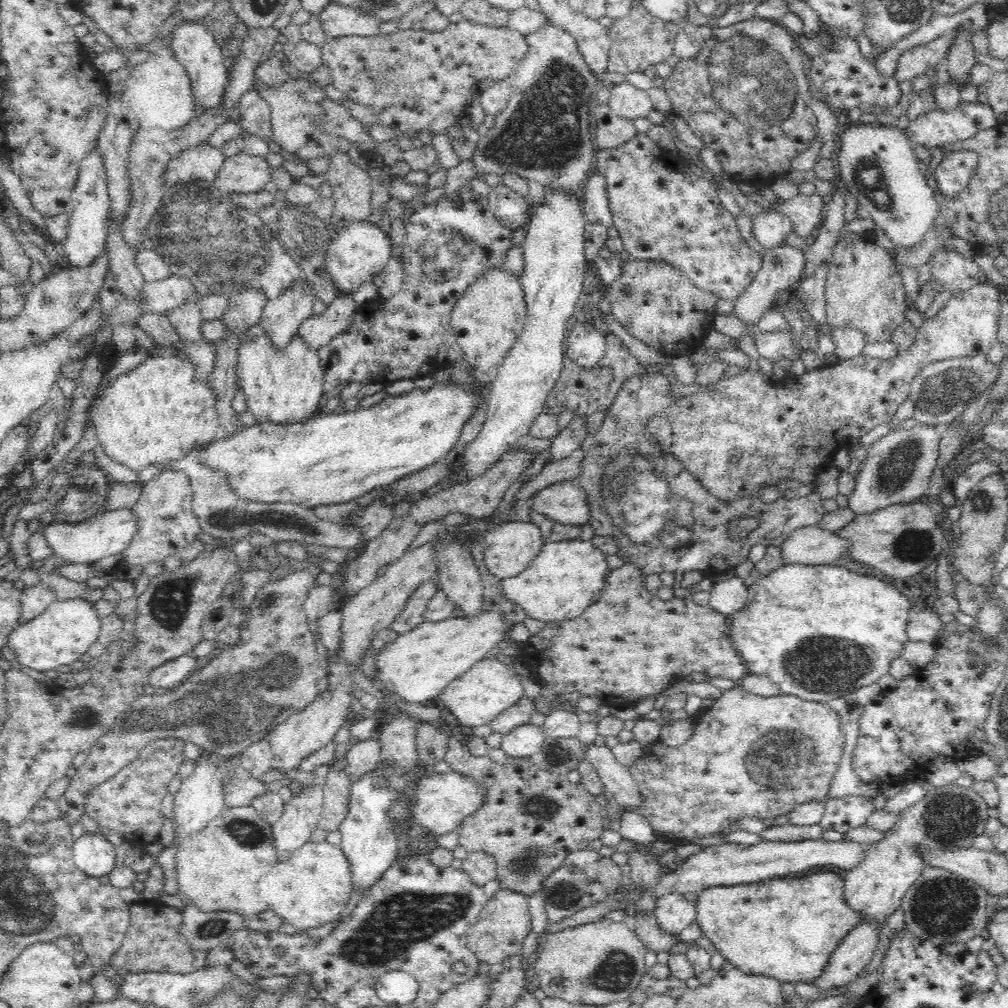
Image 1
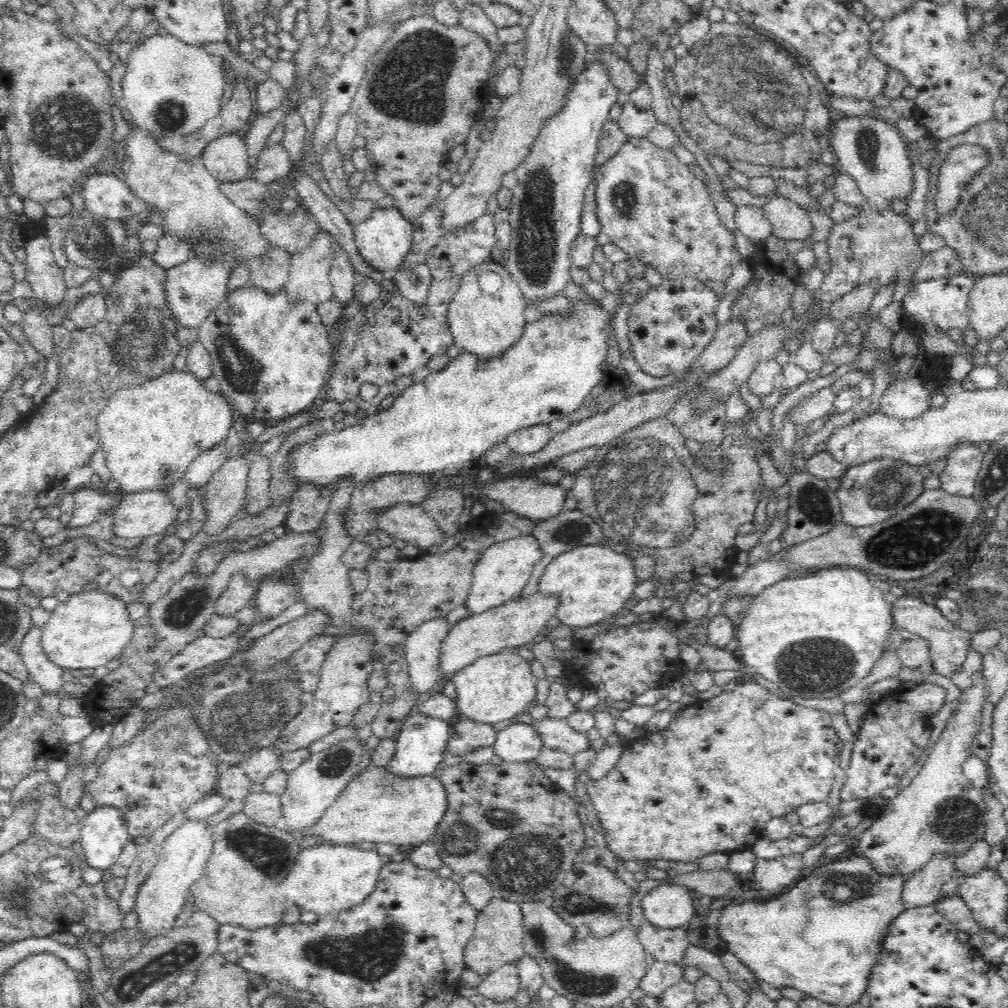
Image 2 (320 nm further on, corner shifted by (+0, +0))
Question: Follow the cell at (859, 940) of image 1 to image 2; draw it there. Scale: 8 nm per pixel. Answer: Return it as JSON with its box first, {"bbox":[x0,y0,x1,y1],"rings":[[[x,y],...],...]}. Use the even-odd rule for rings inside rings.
{"bbox":[900,858,955,910],"rings":[[[950,858],[932,859],[918,875],[906,880],[900,894],[904,910],[932,905],[940,894],[941,886],[955,874],[953,860]]]}

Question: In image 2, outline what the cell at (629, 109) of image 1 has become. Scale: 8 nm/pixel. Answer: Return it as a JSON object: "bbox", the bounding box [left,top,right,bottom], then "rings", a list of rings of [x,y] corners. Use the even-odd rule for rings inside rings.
{"bbox":[616,101,659,138],"rings":[[[631,101],[622,106],[622,113],[616,122],[629,138],[645,138],[659,124],[651,107],[637,108]]]}

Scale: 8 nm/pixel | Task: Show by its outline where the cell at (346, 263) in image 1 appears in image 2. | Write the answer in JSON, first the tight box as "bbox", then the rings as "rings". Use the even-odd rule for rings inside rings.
{"bbox":[352,208,412,274],"rings":[[[392,208],[376,210],[367,219],[360,221],[352,230],[356,252],[368,267],[381,274],[398,269],[412,246],[412,227],[401,211]]]}

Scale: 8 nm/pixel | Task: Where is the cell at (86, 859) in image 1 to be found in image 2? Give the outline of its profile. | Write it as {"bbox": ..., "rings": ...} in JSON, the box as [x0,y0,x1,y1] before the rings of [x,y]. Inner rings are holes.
{"bbox":[79,807,130,870],"rings":[[[96,807],[83,821],[79,841],[87,866],[106,870],[116,865],[118,855],[130,838],[121,814],[114,807]]]}

